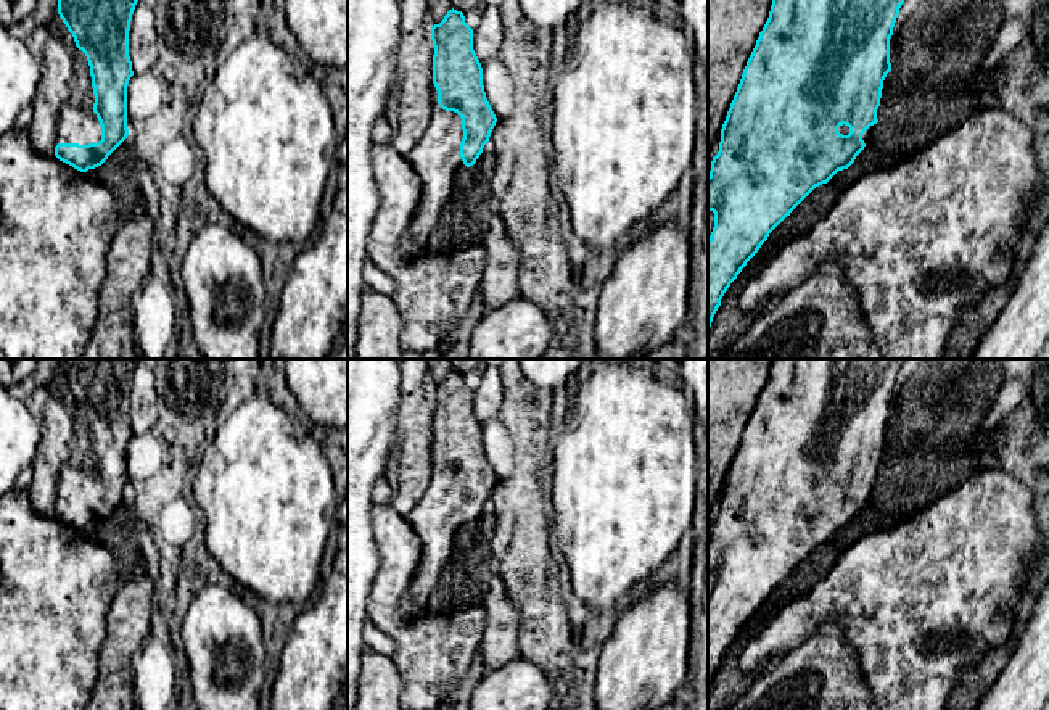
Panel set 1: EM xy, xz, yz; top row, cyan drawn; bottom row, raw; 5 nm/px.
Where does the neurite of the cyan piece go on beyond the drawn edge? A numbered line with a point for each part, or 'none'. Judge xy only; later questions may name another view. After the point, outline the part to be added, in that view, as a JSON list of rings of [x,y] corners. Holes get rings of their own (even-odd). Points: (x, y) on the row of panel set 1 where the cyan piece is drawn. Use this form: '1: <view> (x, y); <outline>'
1: xy (76, 124); [[[72,100],[60,109],[58,143],[88,145],[101,140],[101,126],[93,109],[84,109]]]

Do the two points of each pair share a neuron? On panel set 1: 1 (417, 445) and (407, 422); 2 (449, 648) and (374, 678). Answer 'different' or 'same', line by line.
1: same
2: different

